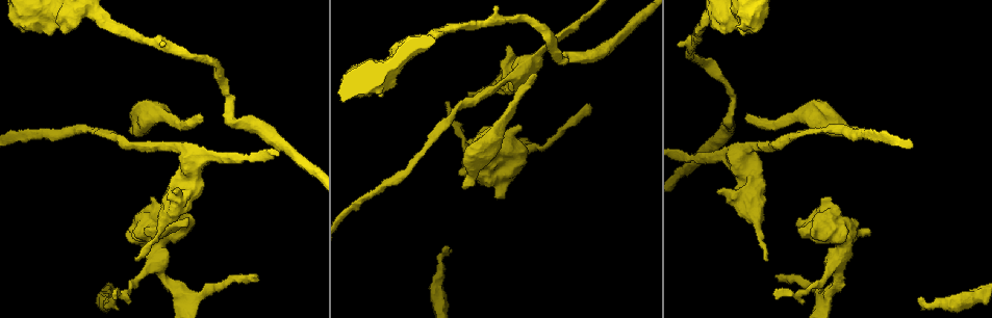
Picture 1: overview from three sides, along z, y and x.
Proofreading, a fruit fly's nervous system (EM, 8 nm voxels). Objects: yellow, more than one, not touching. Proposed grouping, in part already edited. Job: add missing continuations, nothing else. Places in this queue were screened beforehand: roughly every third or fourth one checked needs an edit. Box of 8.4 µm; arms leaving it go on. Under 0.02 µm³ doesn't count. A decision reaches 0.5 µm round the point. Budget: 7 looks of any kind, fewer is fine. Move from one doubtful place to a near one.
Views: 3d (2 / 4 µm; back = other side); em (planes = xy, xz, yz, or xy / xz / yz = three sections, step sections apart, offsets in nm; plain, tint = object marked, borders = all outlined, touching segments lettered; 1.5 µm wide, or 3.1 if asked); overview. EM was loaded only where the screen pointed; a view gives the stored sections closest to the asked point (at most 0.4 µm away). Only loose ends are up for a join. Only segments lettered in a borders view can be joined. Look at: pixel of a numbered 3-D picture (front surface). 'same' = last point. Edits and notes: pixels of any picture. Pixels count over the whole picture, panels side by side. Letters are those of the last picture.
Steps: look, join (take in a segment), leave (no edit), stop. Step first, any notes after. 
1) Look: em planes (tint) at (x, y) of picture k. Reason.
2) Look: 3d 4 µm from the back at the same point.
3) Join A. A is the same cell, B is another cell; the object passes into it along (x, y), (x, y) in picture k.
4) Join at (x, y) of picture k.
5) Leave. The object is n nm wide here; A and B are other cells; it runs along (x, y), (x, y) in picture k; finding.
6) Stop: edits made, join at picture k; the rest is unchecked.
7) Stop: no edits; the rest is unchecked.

Look: em planes (borders) at (917, 300) of picture 1. Branch stops here.

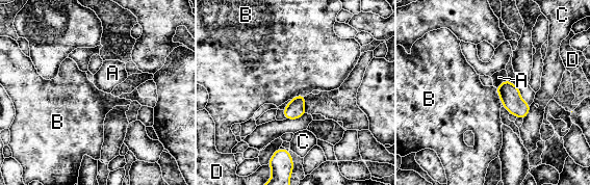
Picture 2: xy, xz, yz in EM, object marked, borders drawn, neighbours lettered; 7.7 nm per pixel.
Join A. The object is 140 nm wide here; A is the same cell, B, C and D are other cells; the object passes into it along (509, 94), (502, 83), (498, 77) in picture 2; the cell continues.

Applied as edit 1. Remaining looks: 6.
Look: em yz step 8 (tint) at (112, 295) of picture 1. Free end.

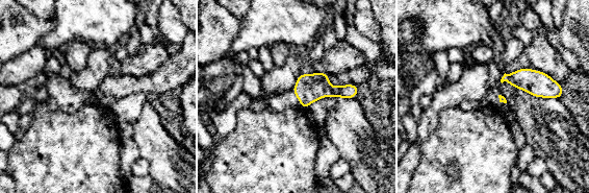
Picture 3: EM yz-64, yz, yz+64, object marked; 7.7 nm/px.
Look: em planes (tint) at the same point.

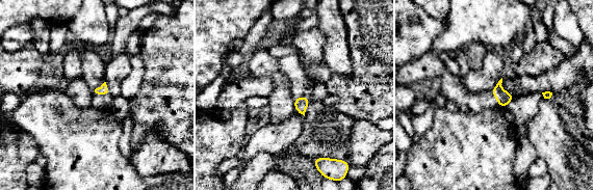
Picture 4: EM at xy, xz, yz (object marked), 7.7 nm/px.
Look: em planes (borders) at the same point.

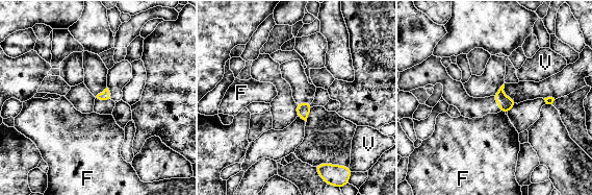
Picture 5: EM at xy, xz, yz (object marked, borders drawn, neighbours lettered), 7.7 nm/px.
Leave. F and V are other cells; a border runs along (500, 111), (505, 114) in picture 5; none of them fits.

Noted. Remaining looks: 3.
Look: 3d 4 µm from the back at (508, 45) of picture 1. Branch stops here.

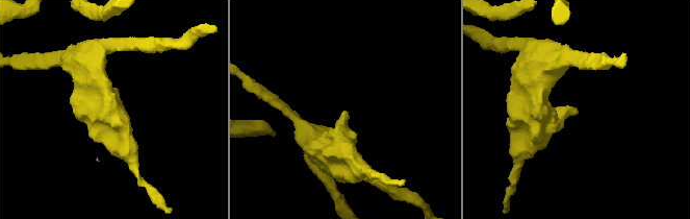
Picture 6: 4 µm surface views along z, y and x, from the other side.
Look: em planes (plain) at (345, 112) of picture 6. Shape alone is not enough.

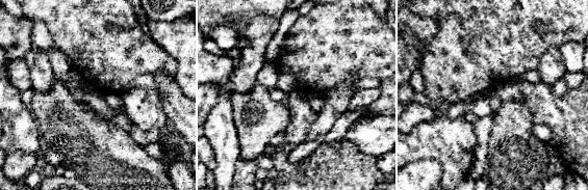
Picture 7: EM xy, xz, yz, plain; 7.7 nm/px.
Look: em planes (borders) at the same point.

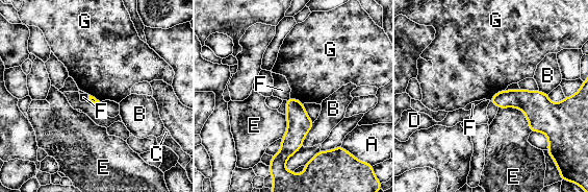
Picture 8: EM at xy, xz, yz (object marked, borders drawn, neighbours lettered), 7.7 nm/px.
Leave. A, B, C, D, E, F and G are other cells; a border runs along (505, 89), (496, 92), (489, 100) in picture 8; none of them fits.

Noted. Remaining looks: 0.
Stop: edits made, join at picture 2; the rest is unchecked.

